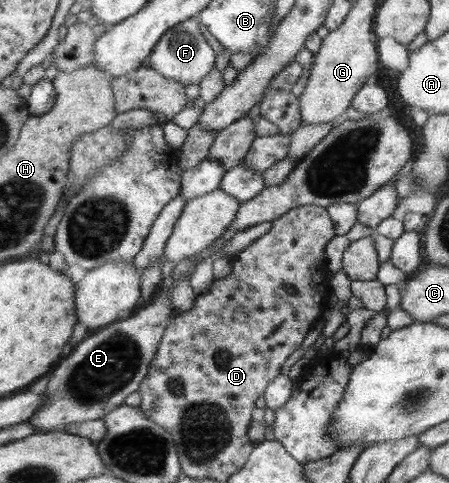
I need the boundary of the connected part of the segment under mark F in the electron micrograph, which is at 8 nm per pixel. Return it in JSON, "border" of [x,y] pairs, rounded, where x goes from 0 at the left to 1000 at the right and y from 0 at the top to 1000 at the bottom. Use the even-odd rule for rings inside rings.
{"border":[[[423,37],[367,64],[332,118],[339,143],[365,159],[376,159],[416,178],[441,176],[479,141],[481,108],[472,104],[459,87],[459,79],[450,75],[439,37]]]}

